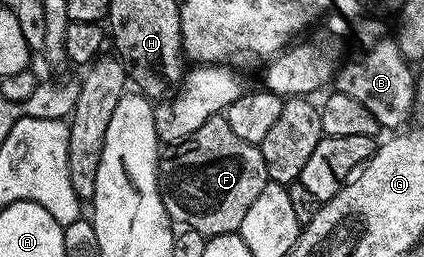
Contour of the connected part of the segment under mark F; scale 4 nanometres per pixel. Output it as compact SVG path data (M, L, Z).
M225 114L214 115L208 121L204 121L204 125L196 129L196 133L163 150L158 161L158 188L162 194L166 214L175 224L182 223L178 225L207 237L237 233L244 216L248 214L248 208L252 206L252 201L260 197L264 185L268 182L268 165L264 165L261 146L236 137Z

